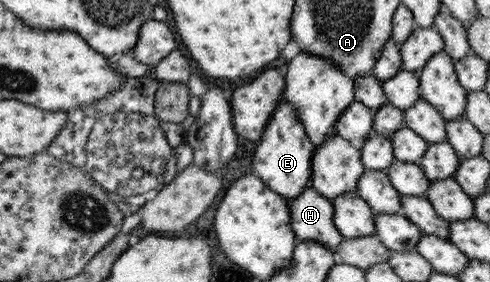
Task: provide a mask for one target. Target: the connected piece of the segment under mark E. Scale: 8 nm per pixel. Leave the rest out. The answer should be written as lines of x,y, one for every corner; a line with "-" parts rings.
284,92
280,96
280,102
276,104
276,110
272,112
266,128
262,130
262,136
258,142
260,144
252,158
251,174
286,201
300,196
300,192
310,183
310,174
312,174
310,158
315,152
315,147
308,140
300,120
296,118
294,108
284,98

